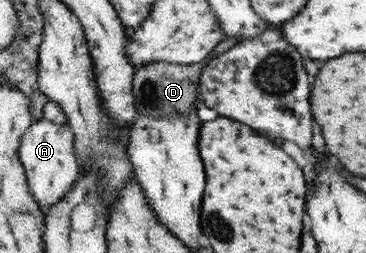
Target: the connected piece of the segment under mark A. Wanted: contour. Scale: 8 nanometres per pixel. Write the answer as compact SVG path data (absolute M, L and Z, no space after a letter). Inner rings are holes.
M48 119L36 121L24 137L21 157L27 166L32 193L45 211L58 205L68 193L72 193L83 173L76 151L76 135L69 124L59 125Z

